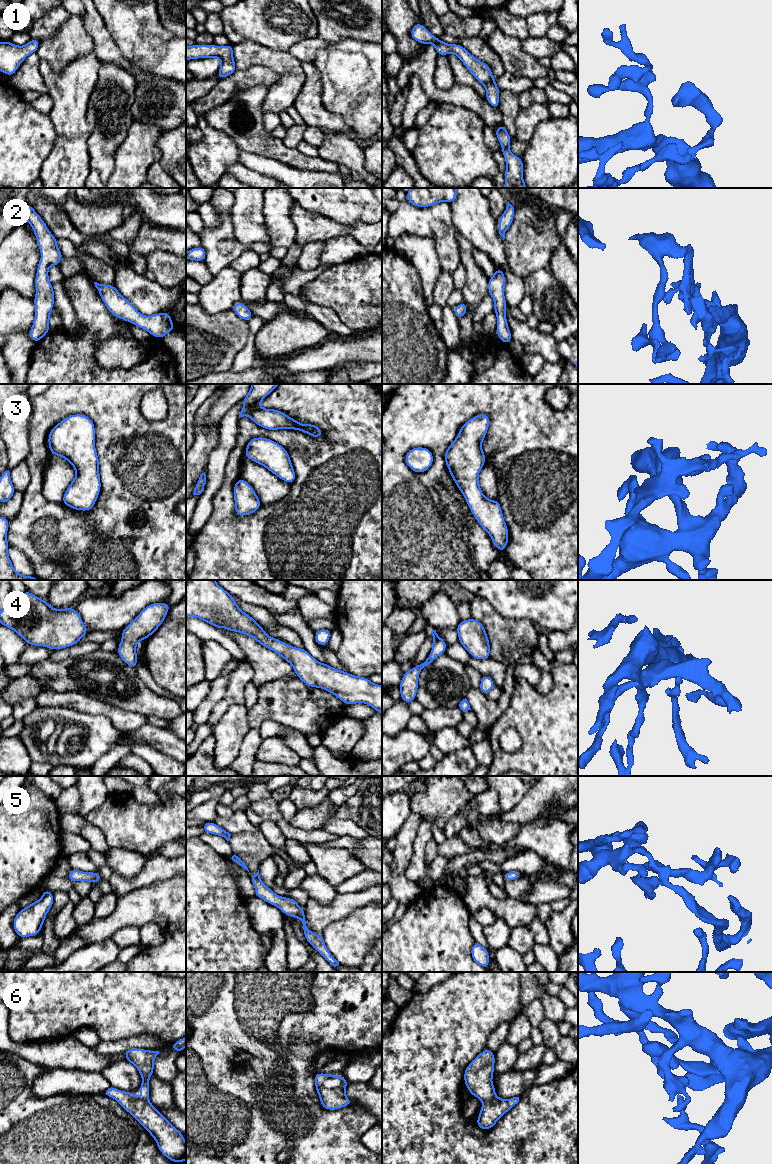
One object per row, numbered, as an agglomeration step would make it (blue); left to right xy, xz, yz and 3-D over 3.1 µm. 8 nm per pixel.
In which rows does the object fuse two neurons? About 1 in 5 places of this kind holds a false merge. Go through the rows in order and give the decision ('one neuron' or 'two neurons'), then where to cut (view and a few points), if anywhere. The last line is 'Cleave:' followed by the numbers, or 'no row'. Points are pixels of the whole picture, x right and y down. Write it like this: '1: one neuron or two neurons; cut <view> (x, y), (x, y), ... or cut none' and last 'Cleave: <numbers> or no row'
1: one neuron; cut none
2: one neuron; cut none
3: one neuron; cut none
4: one neuron; cut none
5: one neuron; cut none
6: one neuron; cut none
Cleave: no row

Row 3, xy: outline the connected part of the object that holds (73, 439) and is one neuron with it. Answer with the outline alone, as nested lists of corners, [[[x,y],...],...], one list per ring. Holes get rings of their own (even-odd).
[[[84,414],[67,416],[50,431],[48,445],[51,454],[66,459],[76,472],[62,503],[74,510],[93,509],[101,490],[94,422]]]

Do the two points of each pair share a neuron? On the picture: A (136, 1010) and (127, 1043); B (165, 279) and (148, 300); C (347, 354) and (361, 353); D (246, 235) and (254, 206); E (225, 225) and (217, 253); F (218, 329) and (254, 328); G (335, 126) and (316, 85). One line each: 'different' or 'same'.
A: different
B: different
C: same
D: same
E: same
F: different
G: same

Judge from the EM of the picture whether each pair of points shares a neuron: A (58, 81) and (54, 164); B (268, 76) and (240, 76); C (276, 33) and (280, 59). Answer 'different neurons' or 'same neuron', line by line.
A: same neuron
B: same neuron
C: different neurons

